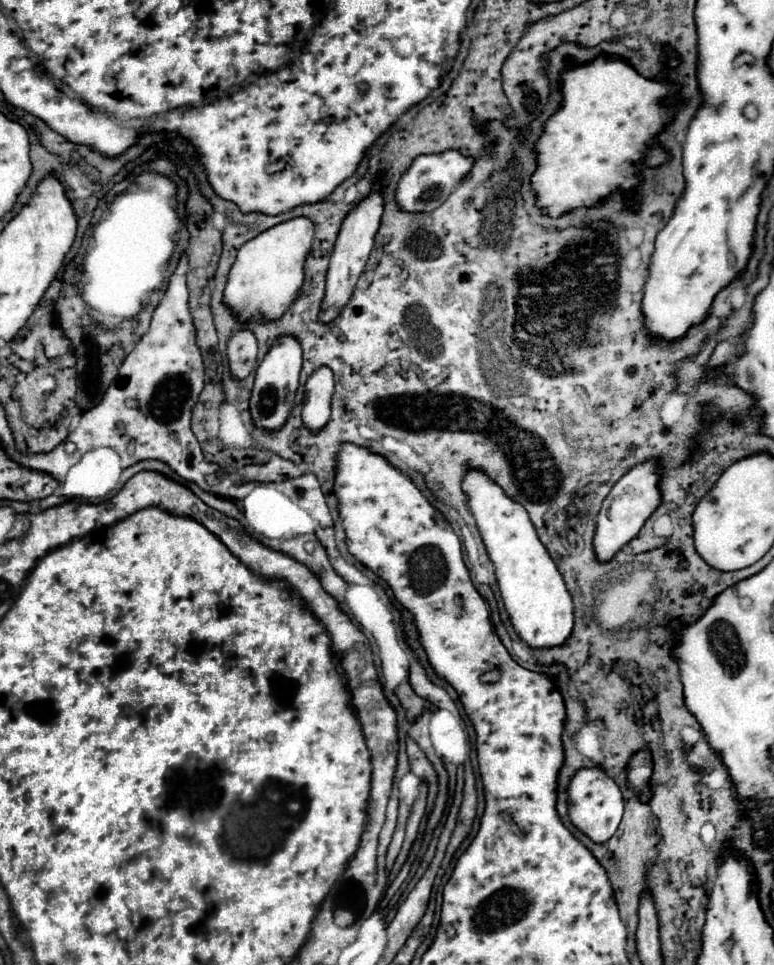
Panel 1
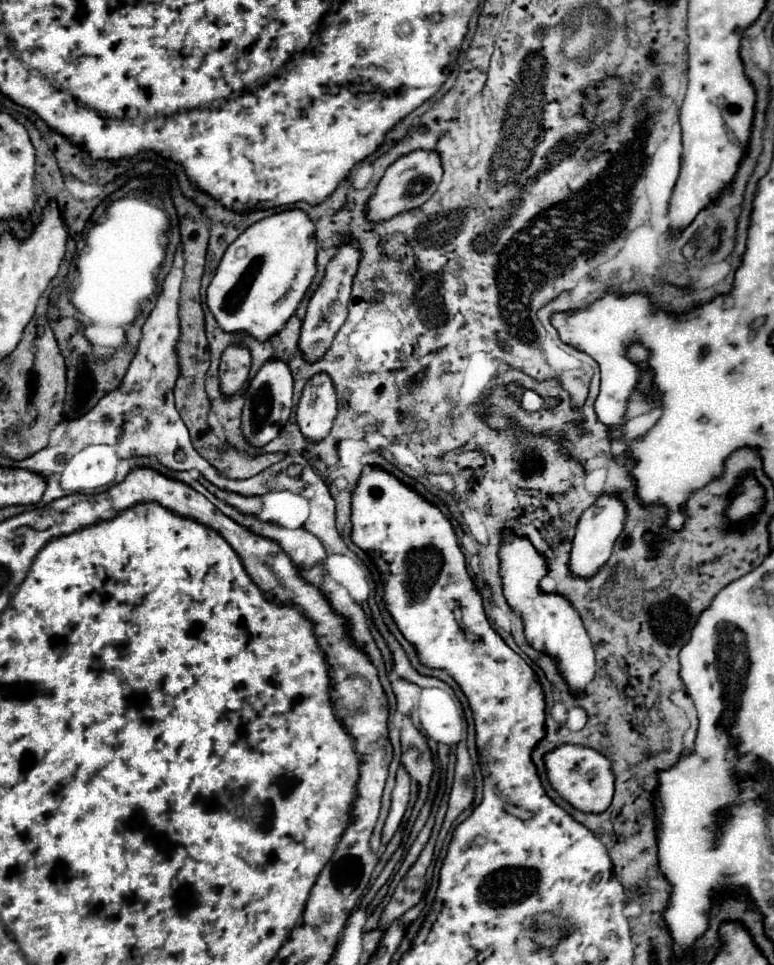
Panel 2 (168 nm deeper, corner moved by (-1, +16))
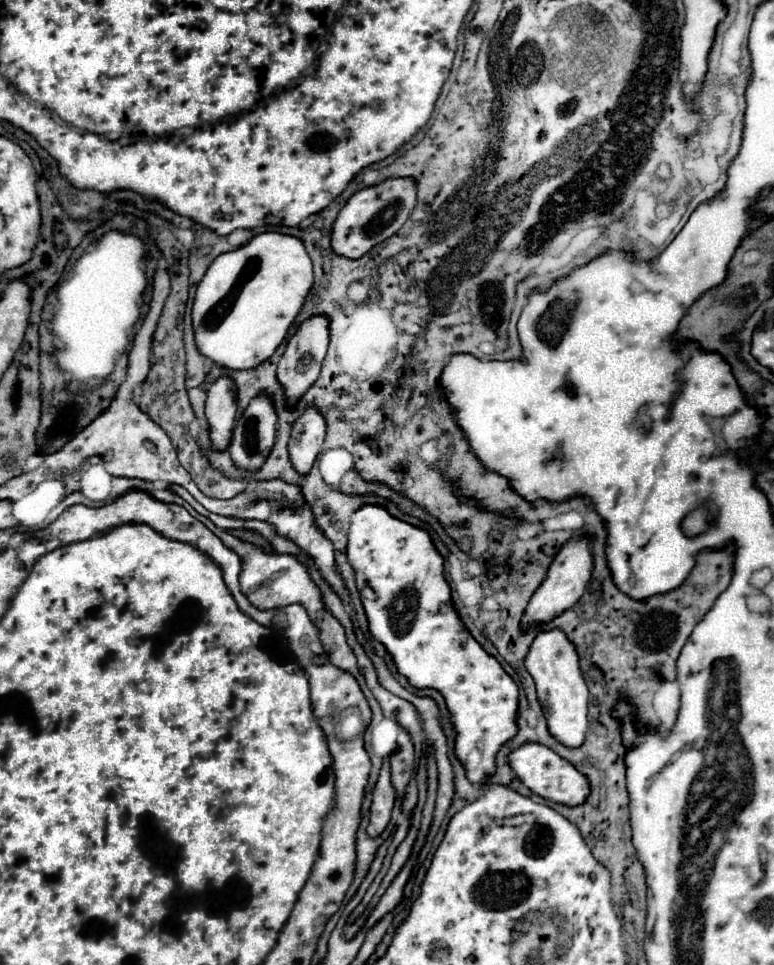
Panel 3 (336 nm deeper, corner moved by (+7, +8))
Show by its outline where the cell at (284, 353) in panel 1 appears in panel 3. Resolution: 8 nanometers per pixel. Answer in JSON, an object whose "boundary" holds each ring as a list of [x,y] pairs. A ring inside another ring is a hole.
{"boundary":[[[260,394],[236,422],[232,444],[228,448],[232,462],[242,470],[260,470],[274,446],[274,436],[276,412],[270,398]]]}

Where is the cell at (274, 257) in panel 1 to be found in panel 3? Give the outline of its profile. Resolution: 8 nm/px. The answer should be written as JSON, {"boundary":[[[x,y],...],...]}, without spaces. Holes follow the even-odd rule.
{"boundary":[[[264,232],[238,250],[220,254],[200,280],[192,304],[198,352],[228,370],[260,366],[284,342],[310,288],[312,262],[294,236]]]}

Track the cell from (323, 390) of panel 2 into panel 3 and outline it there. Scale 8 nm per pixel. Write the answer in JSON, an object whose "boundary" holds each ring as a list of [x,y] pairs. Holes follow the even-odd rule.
{"boundary":[[[306,408],[306,412],[296,420],[292,436],[288,442],[290,462],[300,474],[308,474],[322,452],[326,422],[316,408]]]}

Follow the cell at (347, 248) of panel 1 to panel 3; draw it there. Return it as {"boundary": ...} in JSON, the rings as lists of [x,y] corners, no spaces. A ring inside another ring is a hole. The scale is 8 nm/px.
{"boundary":[[[326,316],[308,318],[306,322],[300,324],[298,332],[288,340],[286,352],[282,354],[282,358],[278,362],[278,370],[276,370],[276,378],[284,388],[288,410],[292,410],[300,402],[304,392],[318,380],[322,360],[326,356],[326,348],[328,348],[328,318]]]}

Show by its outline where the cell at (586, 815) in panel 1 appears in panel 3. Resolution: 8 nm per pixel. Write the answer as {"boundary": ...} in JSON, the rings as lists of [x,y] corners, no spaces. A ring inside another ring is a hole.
{"boundary":[[[526,742],[522,746],[518,746],[516,750],[512,750],[508,754],[508,766],[512,768],[512,772],[518,776],[518,780],[530,788],[534,794],[552,800],[552,802],[560,802],[566,806],[578,806],[586,800],[588,792],[590,792],[590,784],[588,778],[582,776],[570,762],[566,762],[564,758],[560,758],[556,752],[552,752],[550,748],[544,748],[542,744],[536,742]]]}

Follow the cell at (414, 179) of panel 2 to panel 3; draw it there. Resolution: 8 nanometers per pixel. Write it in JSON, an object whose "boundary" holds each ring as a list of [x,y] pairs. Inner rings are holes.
{"boundary":[[[388,178],[382,184],[356,192],[338,212],[332,226],[332,252],[356,260],[376,244],[394,236],[416,206],[416,182],[412,178]]]}

